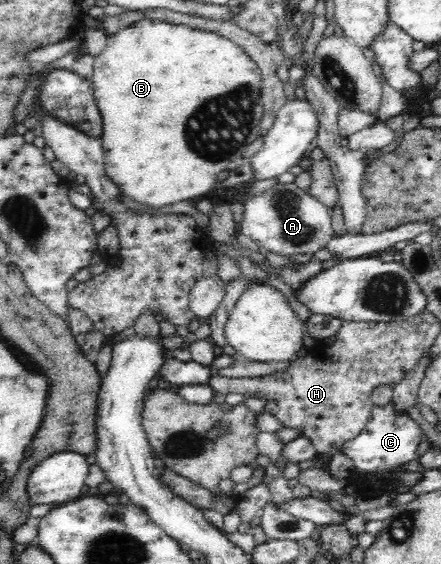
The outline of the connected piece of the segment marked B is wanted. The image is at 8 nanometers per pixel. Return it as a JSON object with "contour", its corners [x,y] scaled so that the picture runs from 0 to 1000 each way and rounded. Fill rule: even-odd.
{"contour":[[[320,34],[313,35],[308,41],[302,41],[297,46],[288,50],[272,50],[270,57],[261,57],[245,64],[238,85],[224,94],[224,99],[215,101],[213,106],[213,119],[211,119],[211,131],[202,138],[204,151],[209,152],[209,161],[215,170],[215,179],[220,184],[222,193],[227,195],[231,206],[231,236],[224,248],[231,250],[234,266],[236,266],[236,289],[238,289],[238,309],[240,316],[247,316],[249,323],[256,323],[259,330],[265,330],[268,337],[274,340],[283,340],[293,351],[302,351],[302,355],[311,355],[311,358],[324,358],[324,362],[338,362],[338,365],[379,365],[379,362],[392,362],[392,358],[410,358],[410,355],[426,355],[440,356],[451,355],[460,346],[469,344],[474,337],[488,337],[483,333],[483,326],[492,323],[492,310],[497,305],[506,305],[506,301],[528,301],[558,284],[551,278],[551,270],[556,270],[556,262],[569,255],[580,245],[587,243],[587,230],[592,230],[592,209],[596,206],[599,195],[596,186],[590,181],[592,176],[592,151],[594,151],[594,138],[590,122],[583,117],[578,106],[571,105],[553,90],[544,80],[533,78],[526,71],[510,67],[485,57],[451,53],[447,50],[433,50],[431,46],[420,46],[413,43],[383,43],[383,37],[361,37],[361,35],[329,35]],[[551,174],[556,174],[556,181],[565,184],[565,188],[546,188],[546,181],[551,181]]]}

